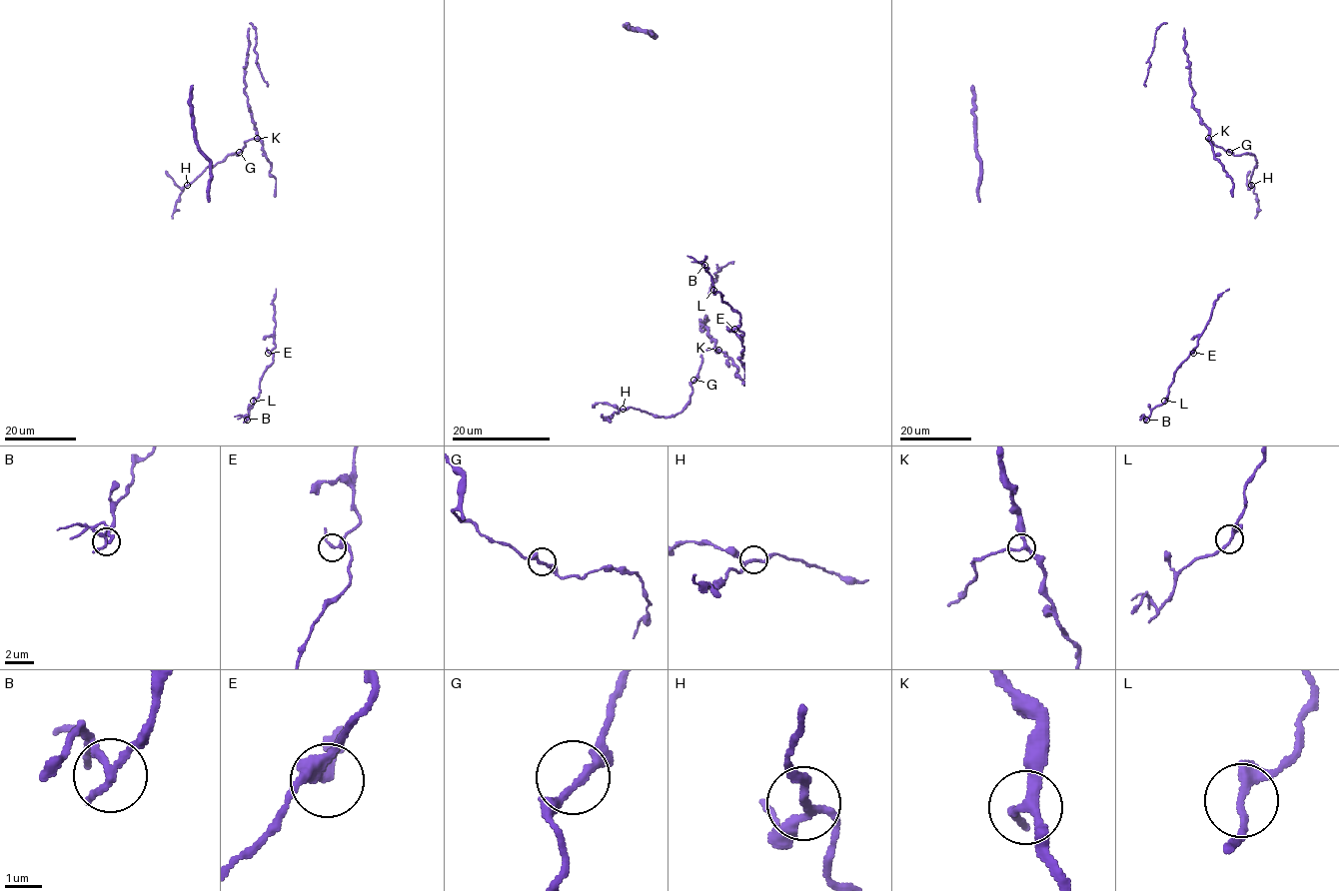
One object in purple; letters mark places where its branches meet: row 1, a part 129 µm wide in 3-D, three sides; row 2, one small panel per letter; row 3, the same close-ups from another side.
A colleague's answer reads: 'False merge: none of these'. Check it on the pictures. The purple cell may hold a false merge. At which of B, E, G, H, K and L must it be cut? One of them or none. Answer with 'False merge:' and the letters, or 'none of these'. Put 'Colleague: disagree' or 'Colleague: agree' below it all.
False merge: B
Colleague: disagree

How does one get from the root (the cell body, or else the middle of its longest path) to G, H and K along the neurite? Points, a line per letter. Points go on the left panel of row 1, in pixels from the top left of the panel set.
G: (244, 78), (247, 105), (258, 137), (245, 141), (239, 152)
H: (244, 78), (247, 105), (258, 137), (245, 141), (238, 155), (231, 153), (210, 165), (187, 185)
K: (244, 78), (244, 93), (257, 138)

